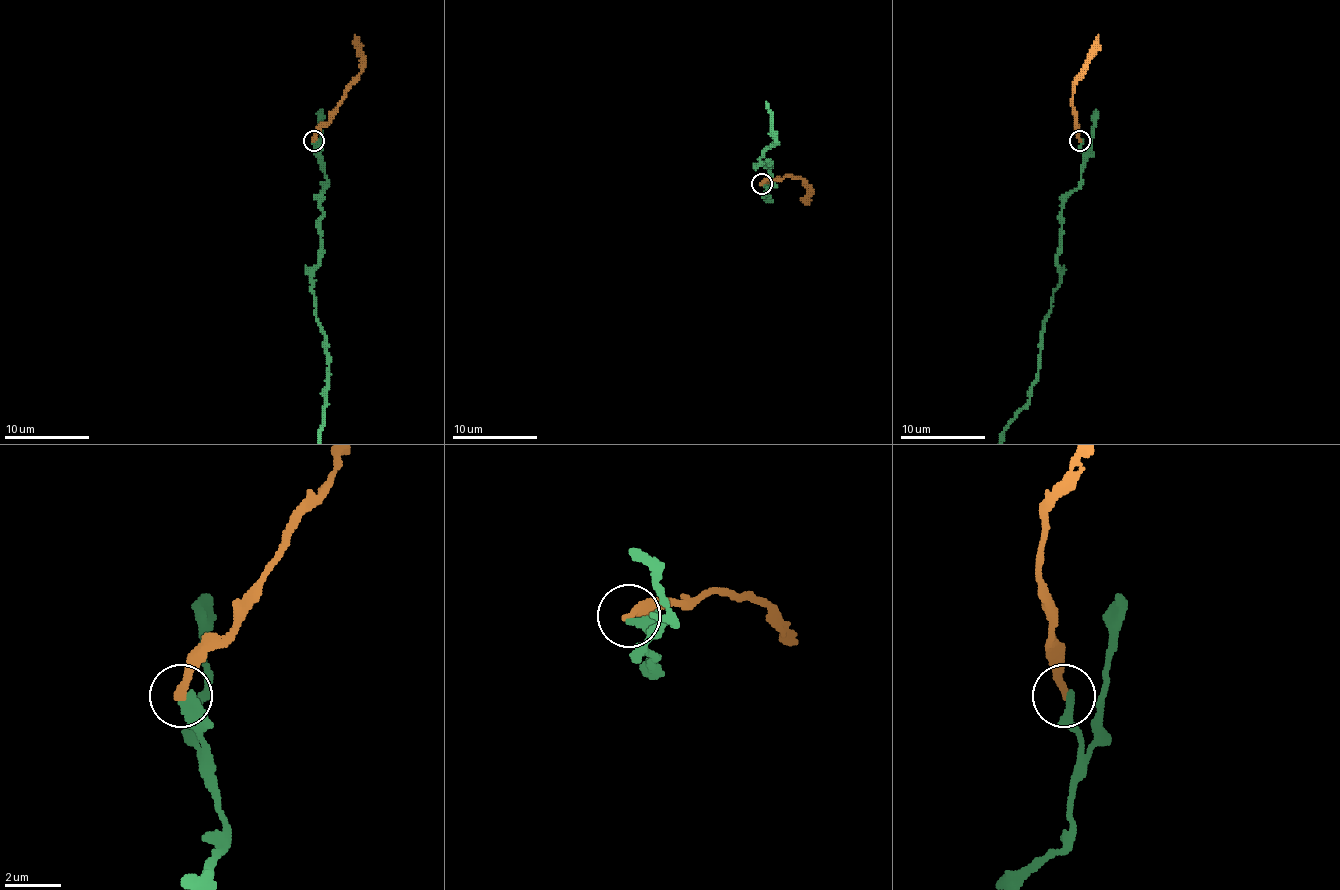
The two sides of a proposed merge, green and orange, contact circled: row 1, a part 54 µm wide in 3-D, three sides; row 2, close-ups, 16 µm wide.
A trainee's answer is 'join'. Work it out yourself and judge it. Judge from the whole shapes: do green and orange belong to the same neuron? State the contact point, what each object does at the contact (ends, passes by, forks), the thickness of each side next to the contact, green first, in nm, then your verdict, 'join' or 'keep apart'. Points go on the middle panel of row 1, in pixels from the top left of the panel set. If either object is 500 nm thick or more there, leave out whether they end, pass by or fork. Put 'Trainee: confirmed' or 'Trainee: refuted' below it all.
at (761, 183); green ends there; orange ends there; 400 nm thick on the green side, 280 nm on the other; keep apart
Trainee: refuted

